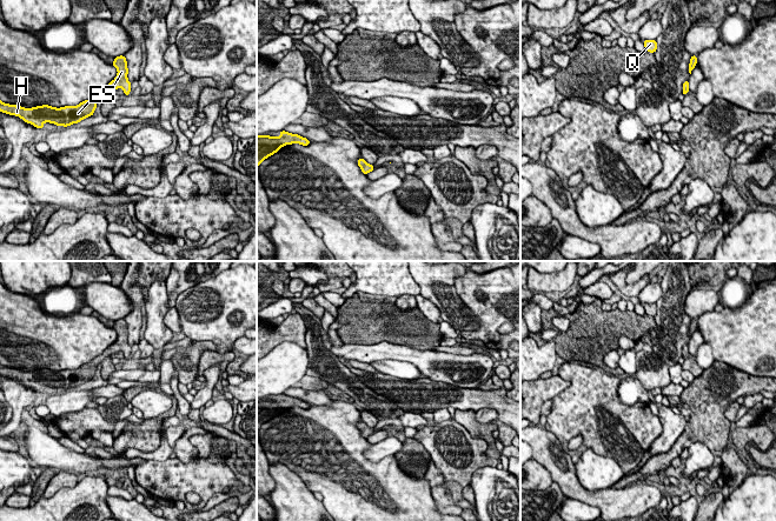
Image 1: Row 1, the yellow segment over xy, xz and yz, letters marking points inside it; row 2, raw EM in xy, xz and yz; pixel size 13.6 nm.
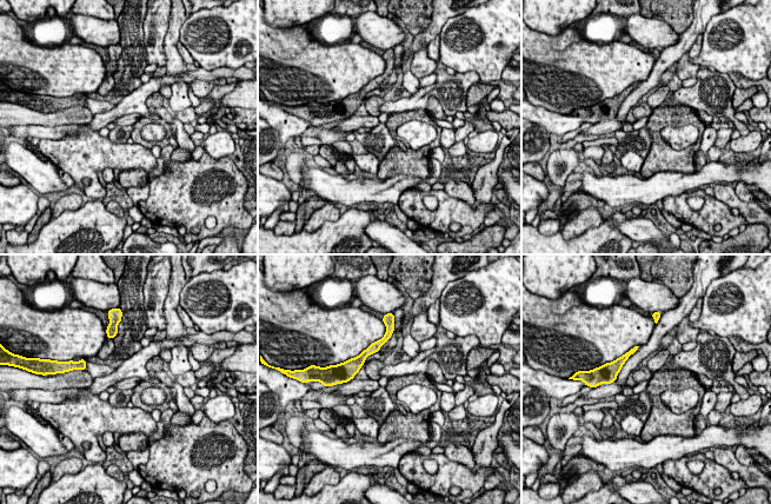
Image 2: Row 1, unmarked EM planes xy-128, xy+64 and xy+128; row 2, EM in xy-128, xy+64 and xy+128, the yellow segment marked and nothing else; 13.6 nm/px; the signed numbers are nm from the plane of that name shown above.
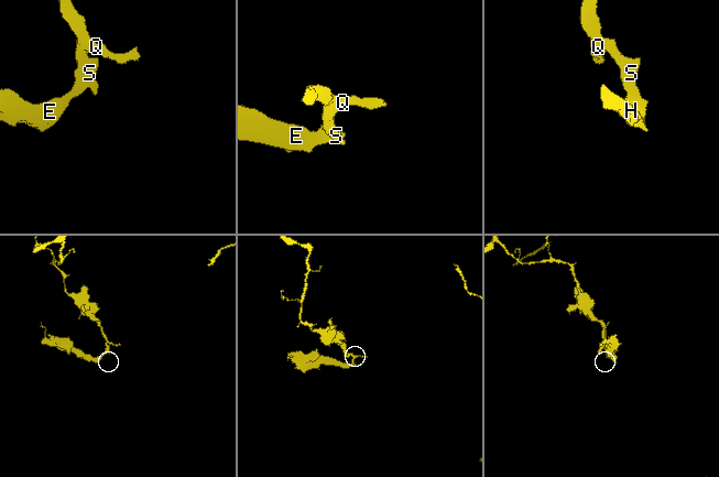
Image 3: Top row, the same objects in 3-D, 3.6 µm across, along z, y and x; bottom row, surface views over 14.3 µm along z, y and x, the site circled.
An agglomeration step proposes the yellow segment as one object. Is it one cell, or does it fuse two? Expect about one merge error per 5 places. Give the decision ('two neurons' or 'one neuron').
one neuron

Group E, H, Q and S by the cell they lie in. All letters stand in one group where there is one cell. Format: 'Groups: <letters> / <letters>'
Groups: E H Q S

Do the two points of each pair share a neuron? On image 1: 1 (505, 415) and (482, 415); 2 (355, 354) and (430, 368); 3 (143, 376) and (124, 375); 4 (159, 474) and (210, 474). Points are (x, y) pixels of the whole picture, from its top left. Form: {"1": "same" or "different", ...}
{"1": "different", "2": "same", "3": "same", "4": "same"}

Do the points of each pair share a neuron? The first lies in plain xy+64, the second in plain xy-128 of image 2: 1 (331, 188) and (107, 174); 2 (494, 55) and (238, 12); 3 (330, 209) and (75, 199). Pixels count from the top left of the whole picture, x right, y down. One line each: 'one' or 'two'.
1: two
2: one
3: one

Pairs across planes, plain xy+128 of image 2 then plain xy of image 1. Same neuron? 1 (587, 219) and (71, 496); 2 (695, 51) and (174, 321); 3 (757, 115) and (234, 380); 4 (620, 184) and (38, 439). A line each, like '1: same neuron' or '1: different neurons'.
1: different neurons
2: same neuron
3: different neurons
4: same neuron

